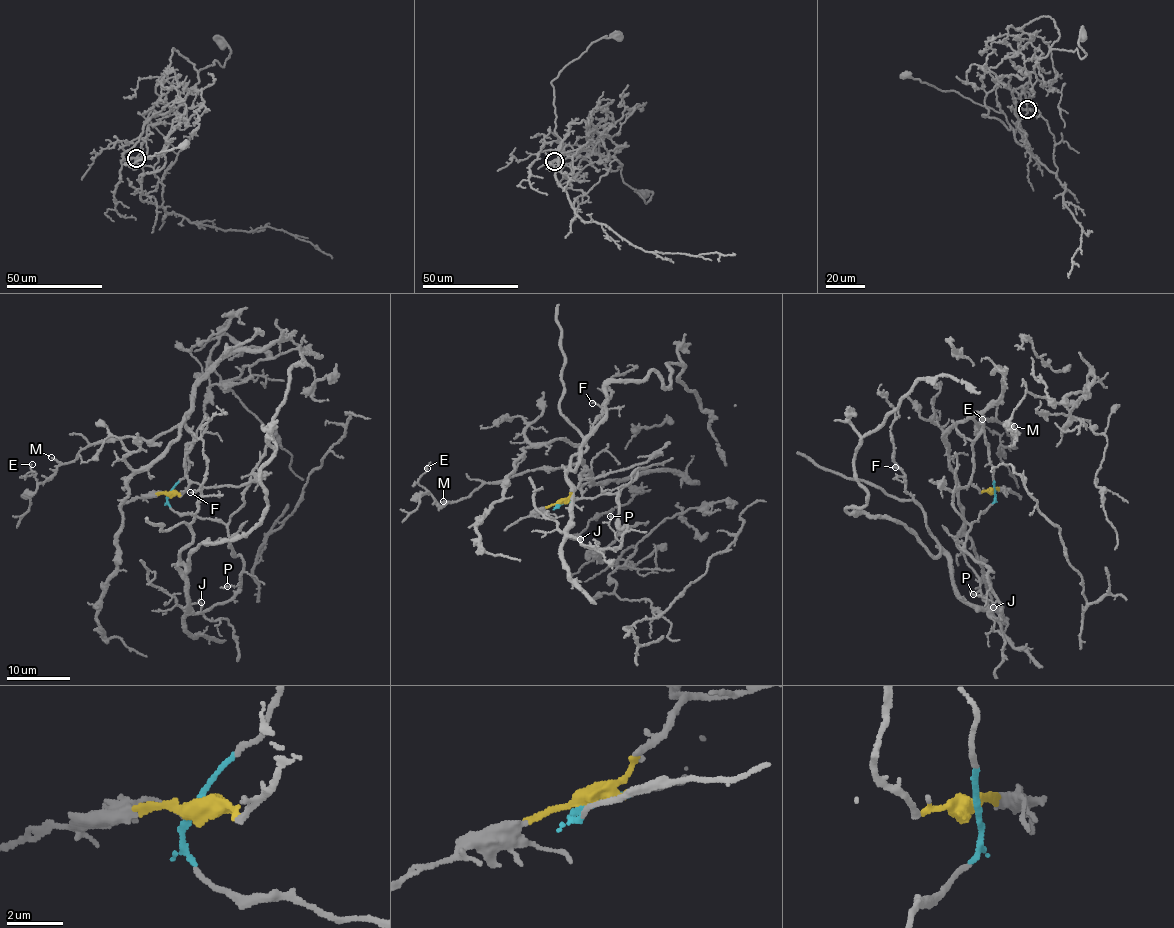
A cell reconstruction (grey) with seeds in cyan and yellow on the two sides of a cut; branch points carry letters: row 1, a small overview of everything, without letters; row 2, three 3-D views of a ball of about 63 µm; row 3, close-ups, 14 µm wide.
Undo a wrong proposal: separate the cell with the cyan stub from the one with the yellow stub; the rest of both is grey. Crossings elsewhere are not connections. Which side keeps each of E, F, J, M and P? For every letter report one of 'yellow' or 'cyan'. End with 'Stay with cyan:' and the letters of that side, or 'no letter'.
E: yellow
F: cyan
J: cyan
M: yellow
P: cyan
Stay with cyan: F, J, P

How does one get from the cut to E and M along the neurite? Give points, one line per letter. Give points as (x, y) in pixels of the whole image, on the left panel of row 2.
E: (170, 493), (189, 486), (186, 418), (149, 440), (89, 444), (40, 483), (25, 476), (32, 464)
M: (170, 493), (189, 486), (186, 418), (149, 440), (89, 444), (63, 464), (51, 457)

